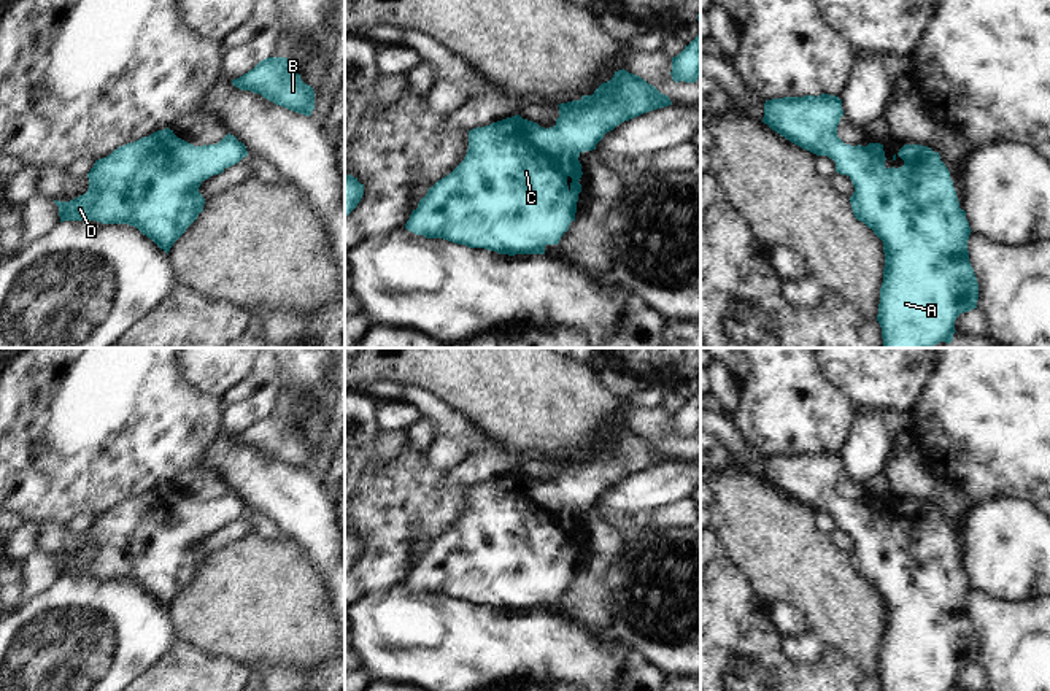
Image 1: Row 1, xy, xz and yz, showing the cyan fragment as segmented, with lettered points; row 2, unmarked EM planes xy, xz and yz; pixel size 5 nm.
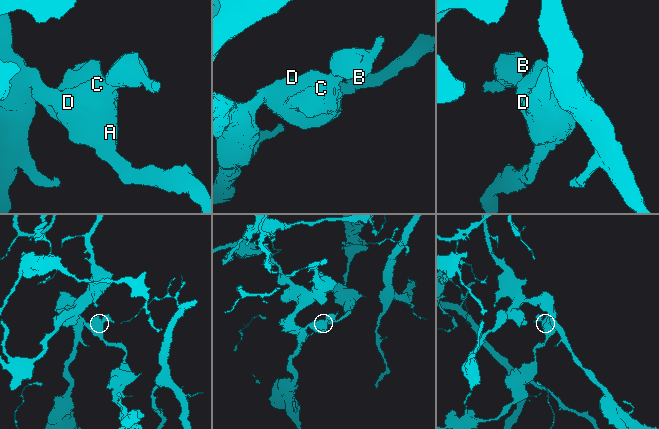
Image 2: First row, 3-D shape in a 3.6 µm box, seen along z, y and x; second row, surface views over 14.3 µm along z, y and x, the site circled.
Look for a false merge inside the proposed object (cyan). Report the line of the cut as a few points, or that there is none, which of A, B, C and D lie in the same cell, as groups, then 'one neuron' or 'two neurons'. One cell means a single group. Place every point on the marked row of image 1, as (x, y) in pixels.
no cut; A B C D; one neuron

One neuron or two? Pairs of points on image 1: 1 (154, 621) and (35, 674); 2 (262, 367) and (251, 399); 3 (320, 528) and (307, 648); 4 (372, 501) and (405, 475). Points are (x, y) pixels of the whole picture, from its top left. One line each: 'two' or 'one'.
1: one
2: one
3: two
4: one

